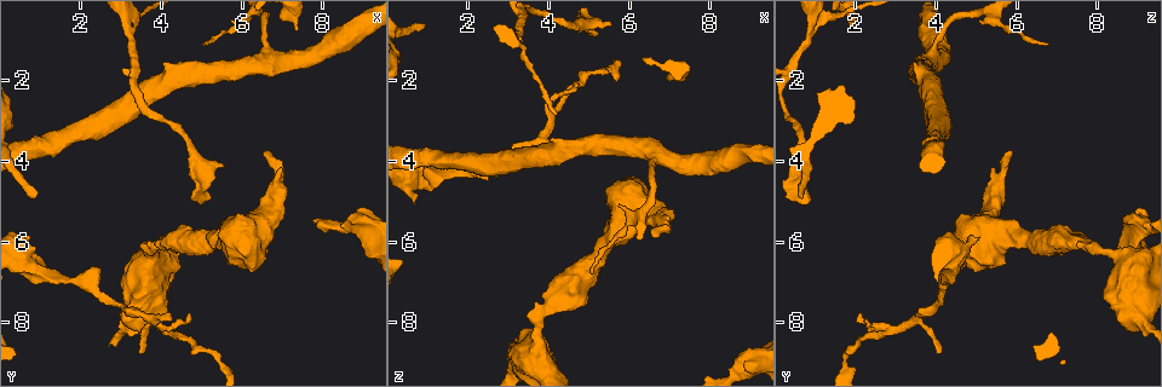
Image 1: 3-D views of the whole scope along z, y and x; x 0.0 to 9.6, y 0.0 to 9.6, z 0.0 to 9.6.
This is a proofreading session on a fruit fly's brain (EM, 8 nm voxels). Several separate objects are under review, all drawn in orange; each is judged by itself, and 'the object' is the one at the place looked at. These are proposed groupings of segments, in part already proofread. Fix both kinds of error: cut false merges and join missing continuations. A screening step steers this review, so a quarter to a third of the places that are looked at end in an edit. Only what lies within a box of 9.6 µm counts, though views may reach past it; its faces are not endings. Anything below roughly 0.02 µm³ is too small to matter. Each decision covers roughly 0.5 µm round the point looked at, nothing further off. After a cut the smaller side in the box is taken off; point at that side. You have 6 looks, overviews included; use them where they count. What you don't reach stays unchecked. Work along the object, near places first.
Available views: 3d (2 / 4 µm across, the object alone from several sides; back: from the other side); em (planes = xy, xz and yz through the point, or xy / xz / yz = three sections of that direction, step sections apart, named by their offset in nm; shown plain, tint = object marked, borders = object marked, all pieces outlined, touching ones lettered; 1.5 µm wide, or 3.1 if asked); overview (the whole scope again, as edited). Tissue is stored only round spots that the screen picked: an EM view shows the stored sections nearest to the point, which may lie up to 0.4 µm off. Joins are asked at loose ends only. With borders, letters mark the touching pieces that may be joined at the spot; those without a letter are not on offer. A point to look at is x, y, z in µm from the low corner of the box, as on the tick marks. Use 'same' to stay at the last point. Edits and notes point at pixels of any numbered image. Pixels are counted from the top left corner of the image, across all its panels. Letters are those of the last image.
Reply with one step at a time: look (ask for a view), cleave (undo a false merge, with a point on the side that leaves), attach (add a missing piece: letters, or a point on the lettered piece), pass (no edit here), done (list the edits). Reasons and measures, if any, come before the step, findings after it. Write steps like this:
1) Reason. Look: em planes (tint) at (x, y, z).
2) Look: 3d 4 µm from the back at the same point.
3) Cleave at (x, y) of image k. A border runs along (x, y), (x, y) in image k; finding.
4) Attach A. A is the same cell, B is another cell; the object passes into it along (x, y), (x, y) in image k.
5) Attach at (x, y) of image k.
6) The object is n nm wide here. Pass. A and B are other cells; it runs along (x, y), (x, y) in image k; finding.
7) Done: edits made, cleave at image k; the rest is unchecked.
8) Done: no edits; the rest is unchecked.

An open end. Look: em xz step 8 (borders) at (1.00, 4.85, 0.65).

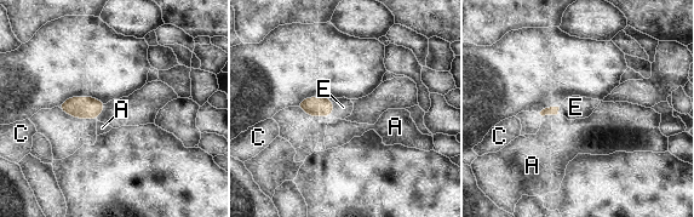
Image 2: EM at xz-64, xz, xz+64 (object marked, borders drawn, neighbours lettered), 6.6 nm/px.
Attach E. E is the same cell, A and C are other cells; the neuron continues.

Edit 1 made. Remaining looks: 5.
See it whole again. Look: overview.

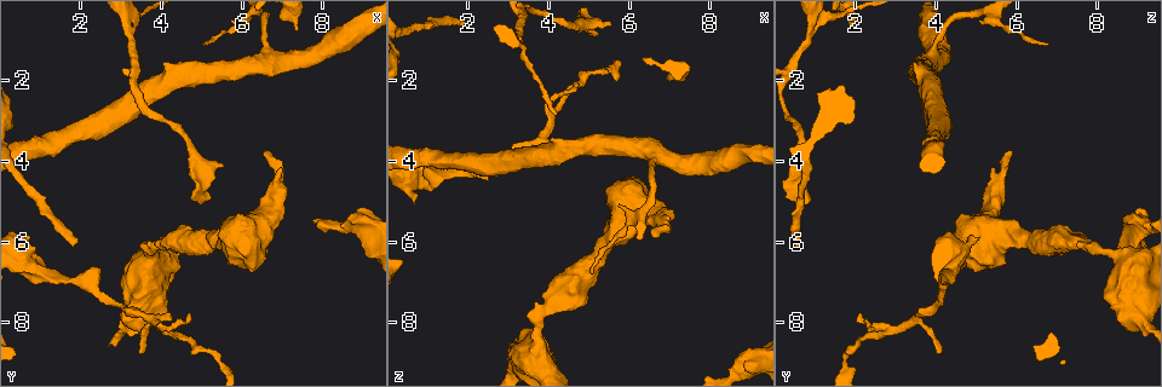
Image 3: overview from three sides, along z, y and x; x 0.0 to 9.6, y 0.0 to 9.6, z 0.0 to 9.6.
Tapers out. Look: 3d 4 µm at (4.60, 7.75, 2.15).

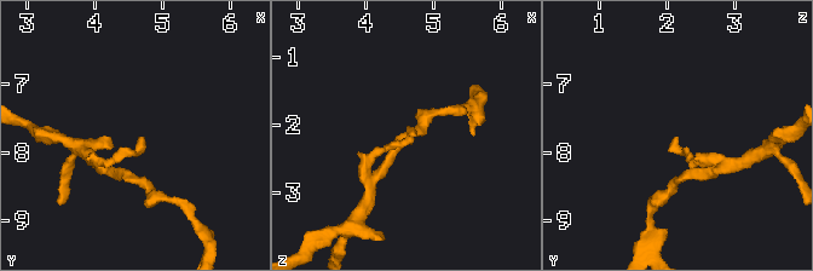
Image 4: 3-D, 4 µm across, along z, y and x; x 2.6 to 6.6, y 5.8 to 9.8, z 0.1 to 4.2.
Now the EM. Look: em xz step 4 (tint) at (4.60, 7.80, 2.10).

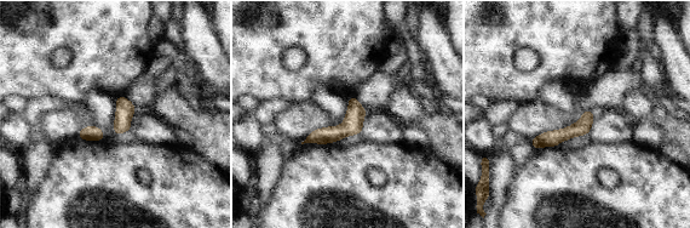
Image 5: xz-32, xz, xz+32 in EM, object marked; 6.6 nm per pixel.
Cut it another way. Look: em yz step 4 (borders) at the same point.

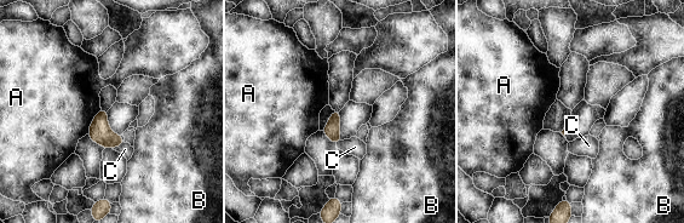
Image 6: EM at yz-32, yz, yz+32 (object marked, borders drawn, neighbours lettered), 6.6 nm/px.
The object is 110 nm wide here. Pass. A, B and C are other cells; a border runs along (101, 108), (87, 133) in image 6; no lettered piece goes on from it.

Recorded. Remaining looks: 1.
Done: edits made, attach at image 2; the rest is unchecked.

